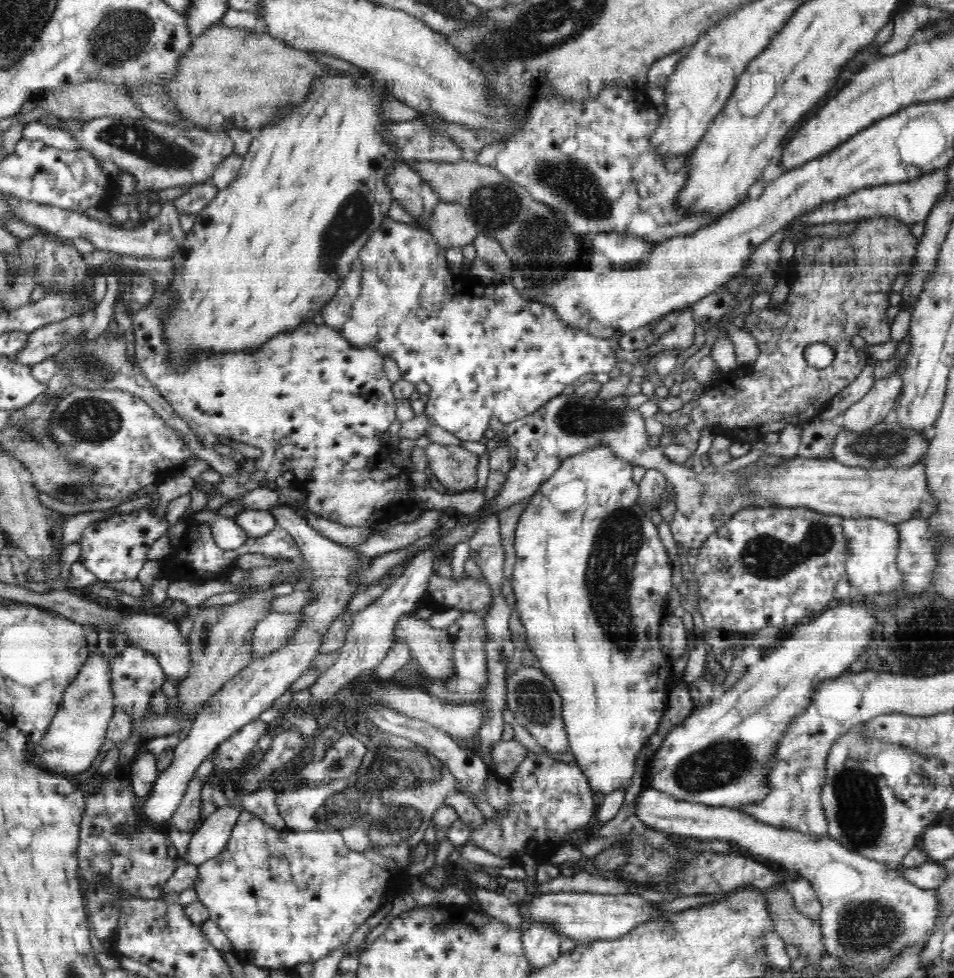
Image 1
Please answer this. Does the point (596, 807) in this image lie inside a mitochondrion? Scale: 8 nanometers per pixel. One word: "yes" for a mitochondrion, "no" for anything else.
no

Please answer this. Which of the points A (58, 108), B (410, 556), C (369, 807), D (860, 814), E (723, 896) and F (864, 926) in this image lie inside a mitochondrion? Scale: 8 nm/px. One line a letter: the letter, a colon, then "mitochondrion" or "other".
A: other
B: other
C: mitochondrion
D: mitochondrion
E: other
F: mitochondrion

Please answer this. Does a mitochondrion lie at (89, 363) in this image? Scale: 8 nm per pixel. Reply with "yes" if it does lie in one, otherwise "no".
yes

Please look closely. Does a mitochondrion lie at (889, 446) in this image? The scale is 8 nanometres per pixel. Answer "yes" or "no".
yes

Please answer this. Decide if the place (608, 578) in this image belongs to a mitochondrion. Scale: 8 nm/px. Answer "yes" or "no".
yes

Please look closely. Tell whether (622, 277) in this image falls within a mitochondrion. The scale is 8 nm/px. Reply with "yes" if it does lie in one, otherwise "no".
no

